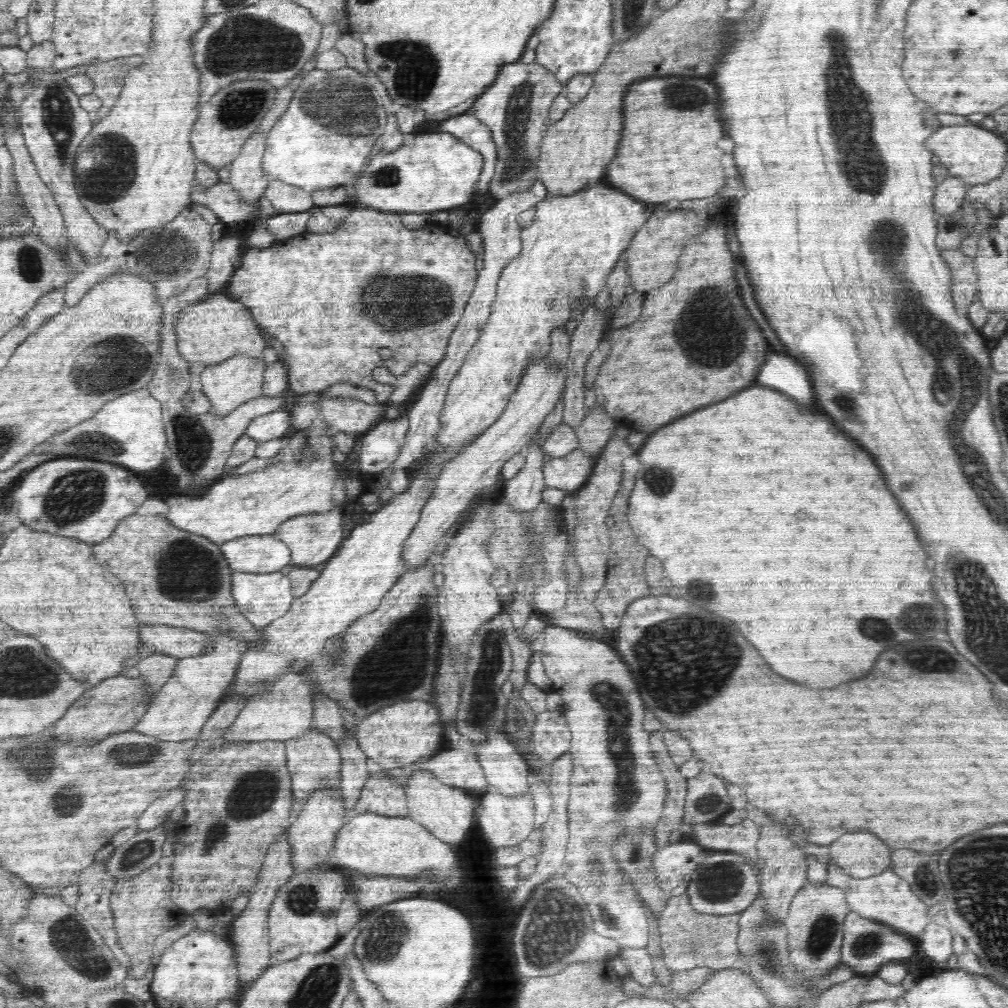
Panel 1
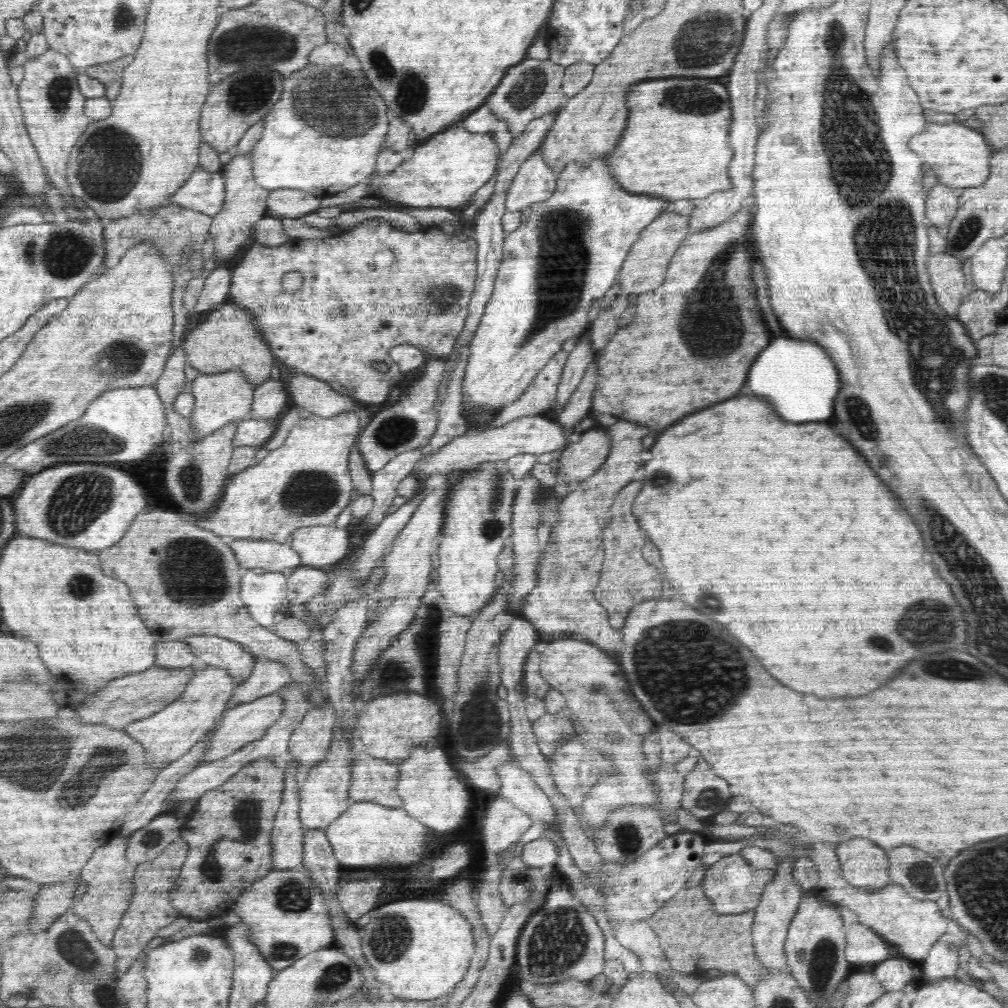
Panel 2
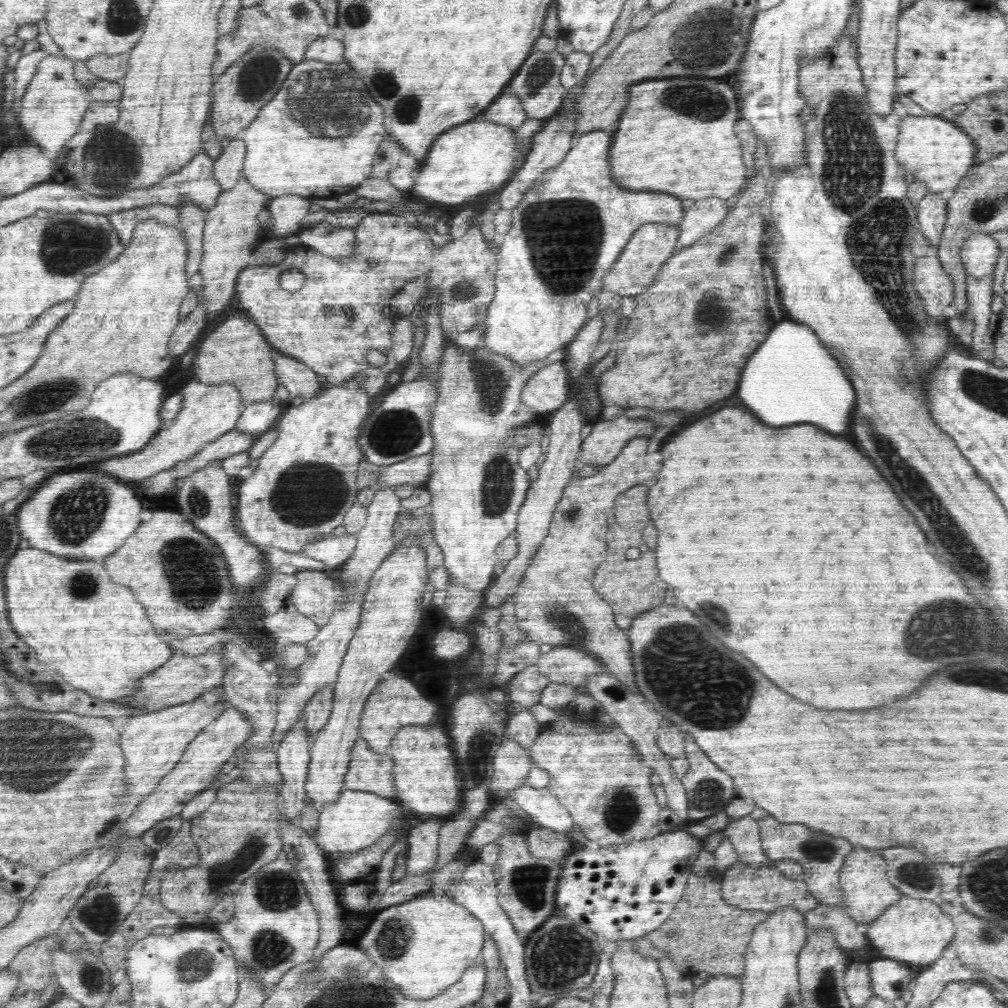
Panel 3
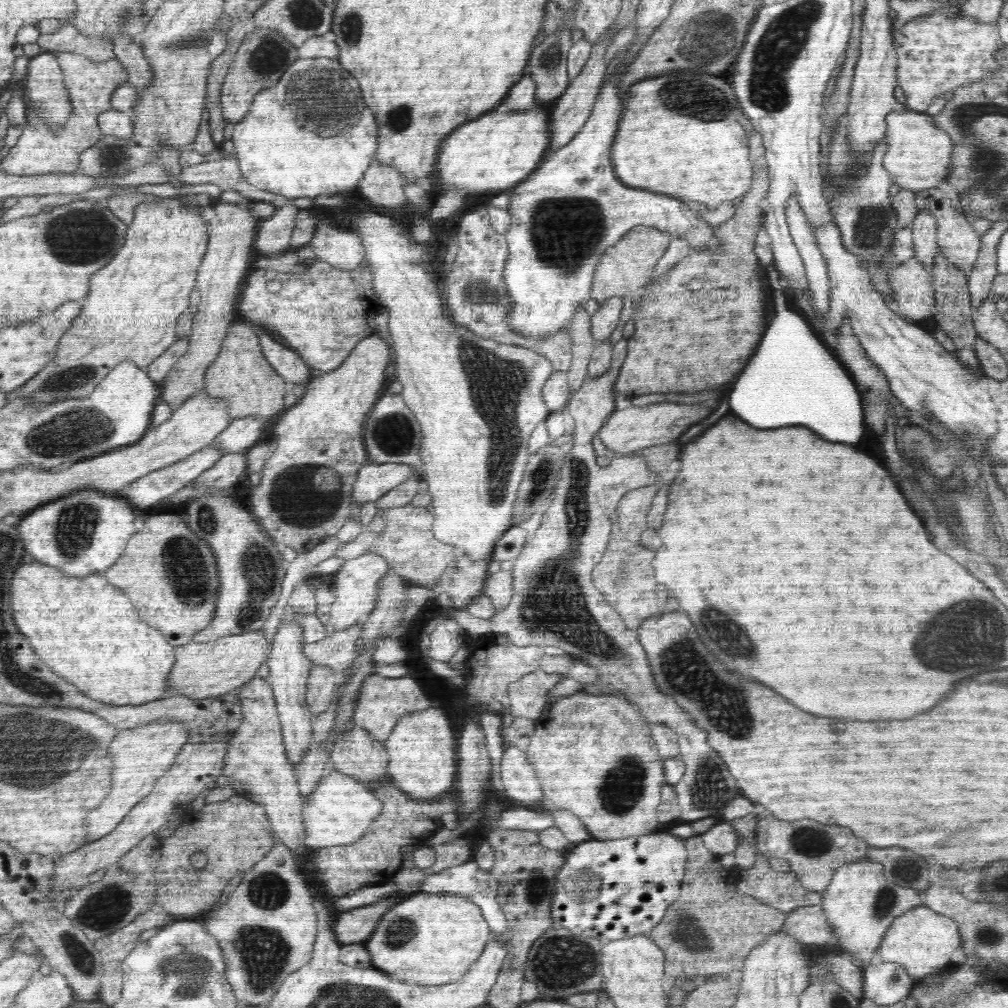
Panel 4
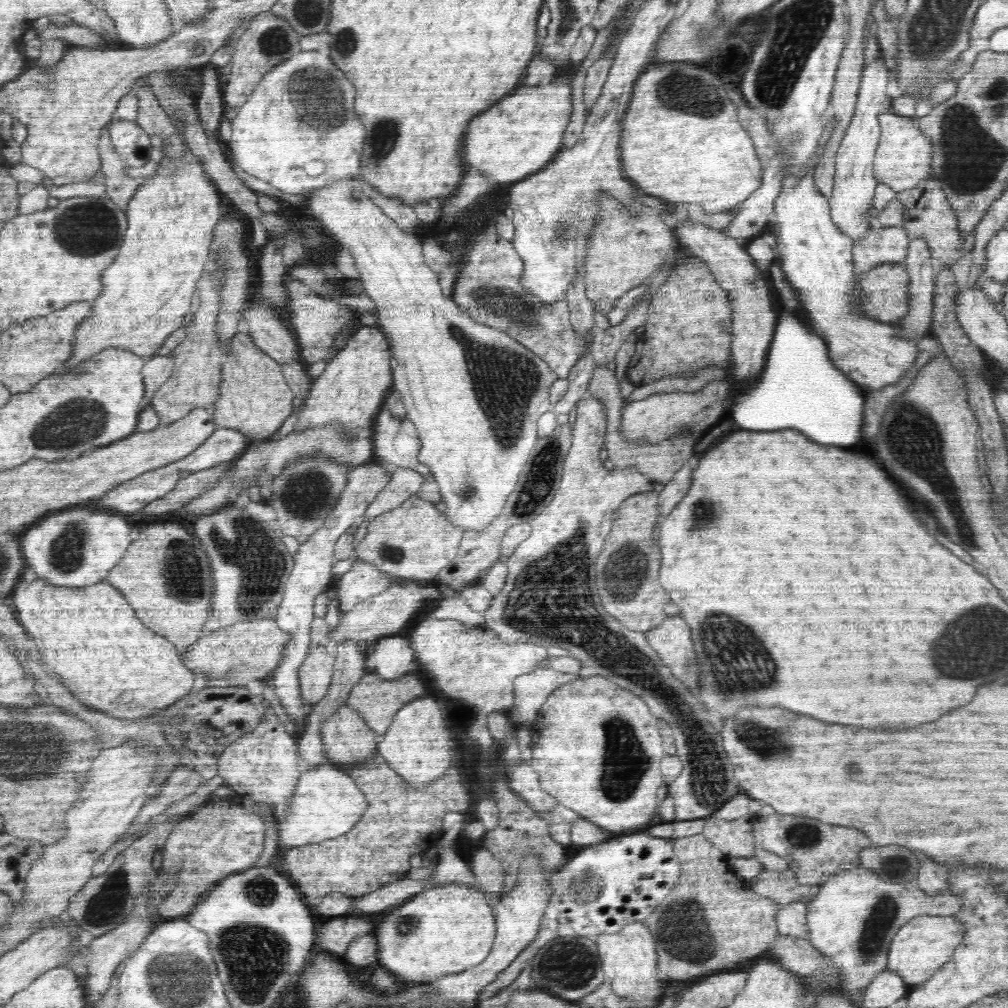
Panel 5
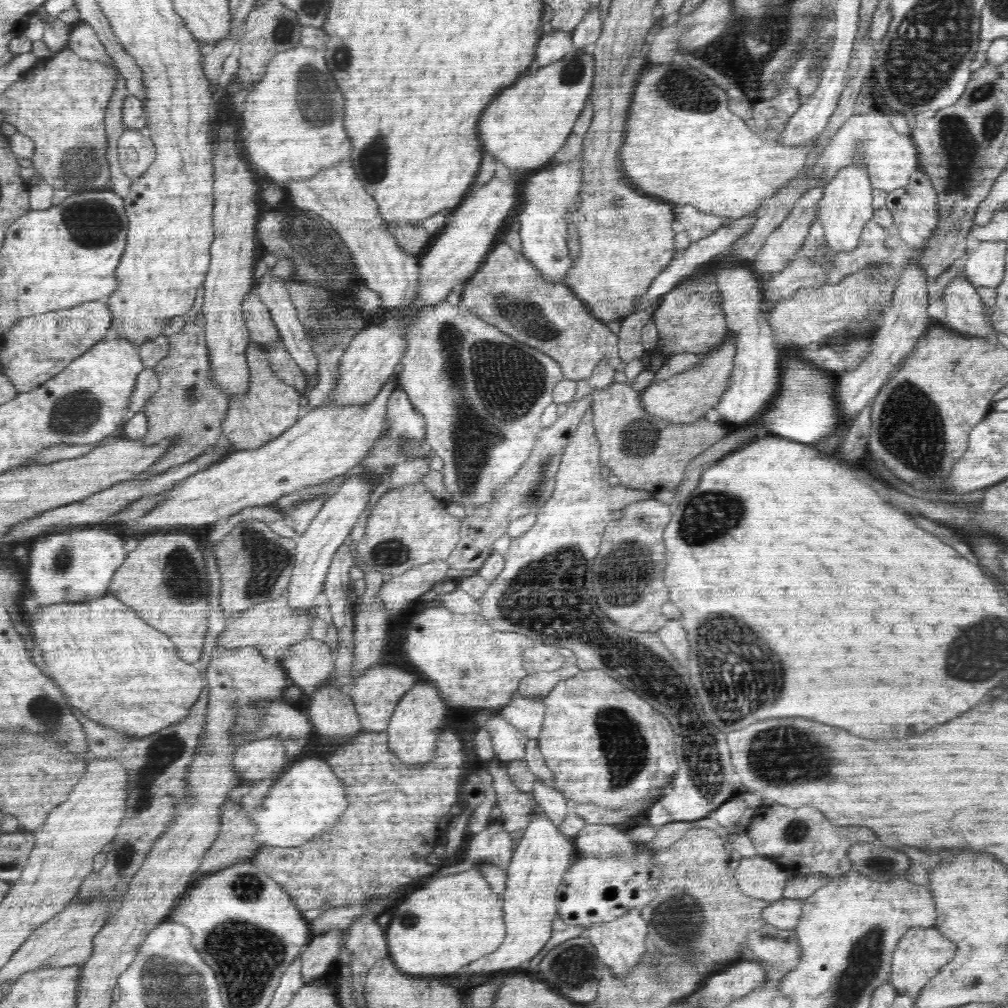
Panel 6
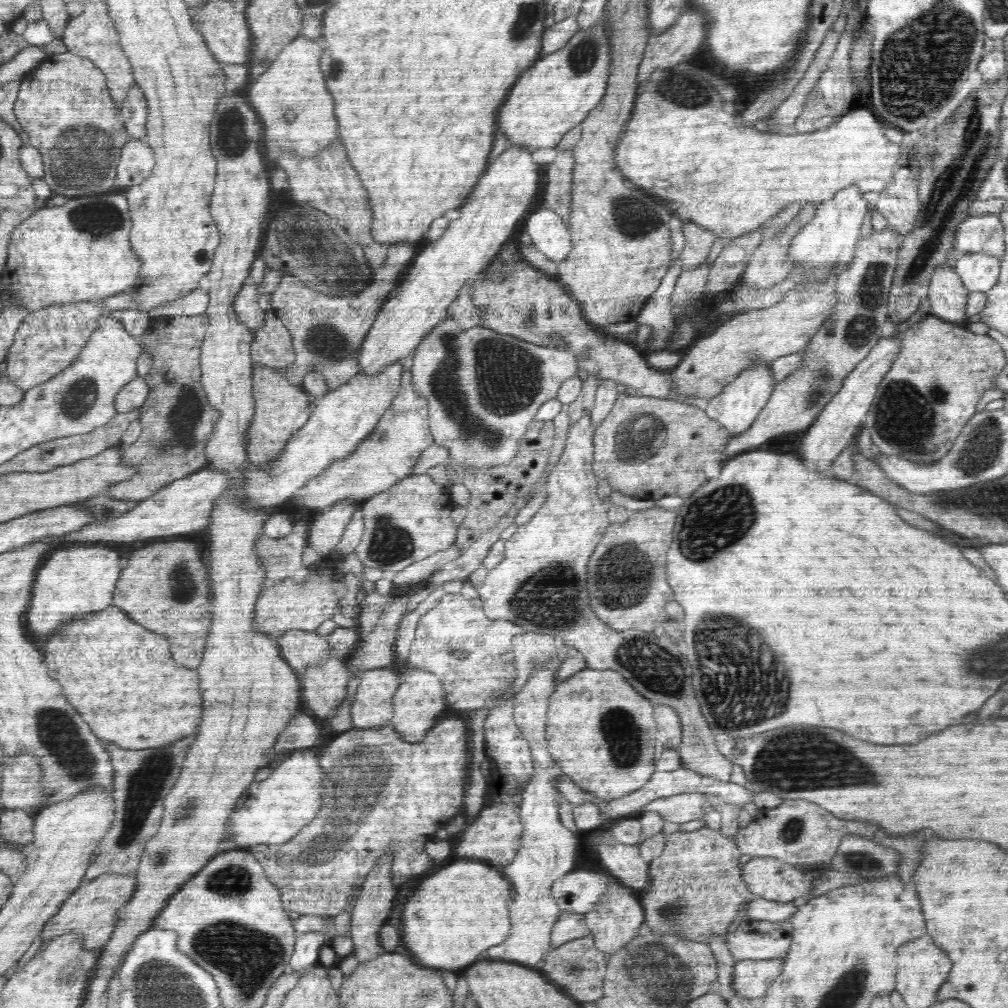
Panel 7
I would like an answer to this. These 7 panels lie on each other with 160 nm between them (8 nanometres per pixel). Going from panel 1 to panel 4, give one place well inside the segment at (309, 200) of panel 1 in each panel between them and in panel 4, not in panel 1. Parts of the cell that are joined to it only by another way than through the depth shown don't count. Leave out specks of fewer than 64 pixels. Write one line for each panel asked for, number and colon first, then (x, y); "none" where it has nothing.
2: (284, 203)
3: (287, 211)
4: (273, 236)

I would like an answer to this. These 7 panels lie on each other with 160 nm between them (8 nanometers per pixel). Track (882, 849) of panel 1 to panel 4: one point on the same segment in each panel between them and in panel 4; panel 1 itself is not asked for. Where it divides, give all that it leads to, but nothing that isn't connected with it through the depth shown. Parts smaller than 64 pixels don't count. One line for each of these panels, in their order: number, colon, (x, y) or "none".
2: (864, 865)
3: (863, 877)
4: (860, 903)

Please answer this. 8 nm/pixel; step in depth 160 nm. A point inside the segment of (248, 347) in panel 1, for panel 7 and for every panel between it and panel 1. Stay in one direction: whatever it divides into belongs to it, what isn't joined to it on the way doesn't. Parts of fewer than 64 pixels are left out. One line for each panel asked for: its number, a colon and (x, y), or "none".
2: (228, 339)
3: (235, 352)
4: (241, 375)
5: (255, 399)
6: (270, 407)
7: (280, 409)

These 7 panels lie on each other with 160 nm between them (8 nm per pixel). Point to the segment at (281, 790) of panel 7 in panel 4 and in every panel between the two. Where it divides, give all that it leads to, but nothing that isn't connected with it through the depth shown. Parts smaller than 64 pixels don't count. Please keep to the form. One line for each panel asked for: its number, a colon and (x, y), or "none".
4: (341, 809)
5: (327, 803)
6: (309, 798)

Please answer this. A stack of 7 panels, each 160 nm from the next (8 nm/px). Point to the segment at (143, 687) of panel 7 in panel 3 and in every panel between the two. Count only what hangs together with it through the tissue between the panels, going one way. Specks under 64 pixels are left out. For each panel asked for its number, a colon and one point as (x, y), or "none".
3: (93, 633)
4: (86, 630)
5: (89, 636)
6: (118, 671)

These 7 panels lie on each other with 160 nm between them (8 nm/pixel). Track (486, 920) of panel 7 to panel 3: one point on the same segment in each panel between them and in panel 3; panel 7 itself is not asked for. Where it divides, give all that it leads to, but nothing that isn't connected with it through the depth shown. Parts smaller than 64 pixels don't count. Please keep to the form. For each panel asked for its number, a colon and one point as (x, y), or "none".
3: (423, 946)
4: (432, 939)
5: (450, 928)
6: (452, 921)

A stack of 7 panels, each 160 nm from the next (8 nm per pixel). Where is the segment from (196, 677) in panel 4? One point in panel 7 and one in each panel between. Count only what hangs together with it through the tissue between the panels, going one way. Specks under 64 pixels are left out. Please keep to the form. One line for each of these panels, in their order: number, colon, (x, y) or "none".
5: (232, 656)
6: (272, 627)
7: (292, 604)

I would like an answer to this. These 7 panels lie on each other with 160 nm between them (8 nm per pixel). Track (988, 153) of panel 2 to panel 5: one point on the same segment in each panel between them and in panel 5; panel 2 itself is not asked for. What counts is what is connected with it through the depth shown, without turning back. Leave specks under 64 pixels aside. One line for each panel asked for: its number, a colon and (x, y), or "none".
3: (938, 154)
4: (917, 157)
5: (903, 159)

